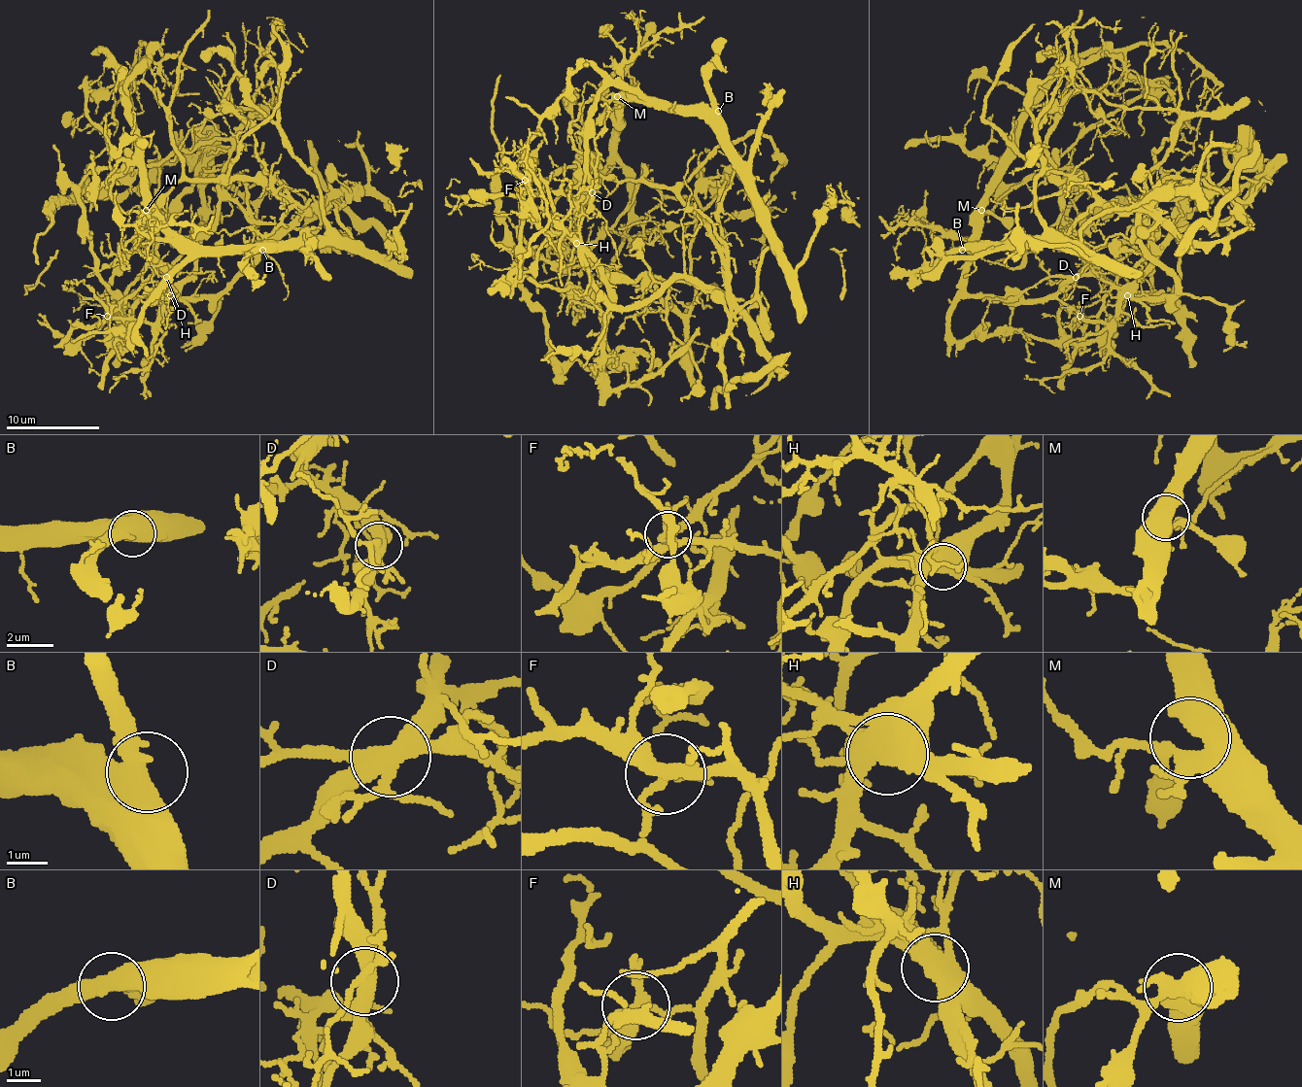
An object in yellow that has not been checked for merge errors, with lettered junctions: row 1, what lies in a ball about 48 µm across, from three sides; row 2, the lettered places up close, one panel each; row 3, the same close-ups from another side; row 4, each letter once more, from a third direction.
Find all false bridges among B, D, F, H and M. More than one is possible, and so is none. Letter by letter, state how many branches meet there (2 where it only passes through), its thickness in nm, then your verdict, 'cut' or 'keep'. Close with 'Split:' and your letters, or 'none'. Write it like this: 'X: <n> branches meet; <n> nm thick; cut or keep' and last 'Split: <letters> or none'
B: 2 branches meet; 550 nm thick; keep
D: 5 branches meet; 400 nm thick; cut
F: 4 branches meet; 260 nm thick; cut
H: 2 branches meet; 600 nm thick; cut
M: 2 branches meet; 550 nm thick; keep
Split: D, F, H

